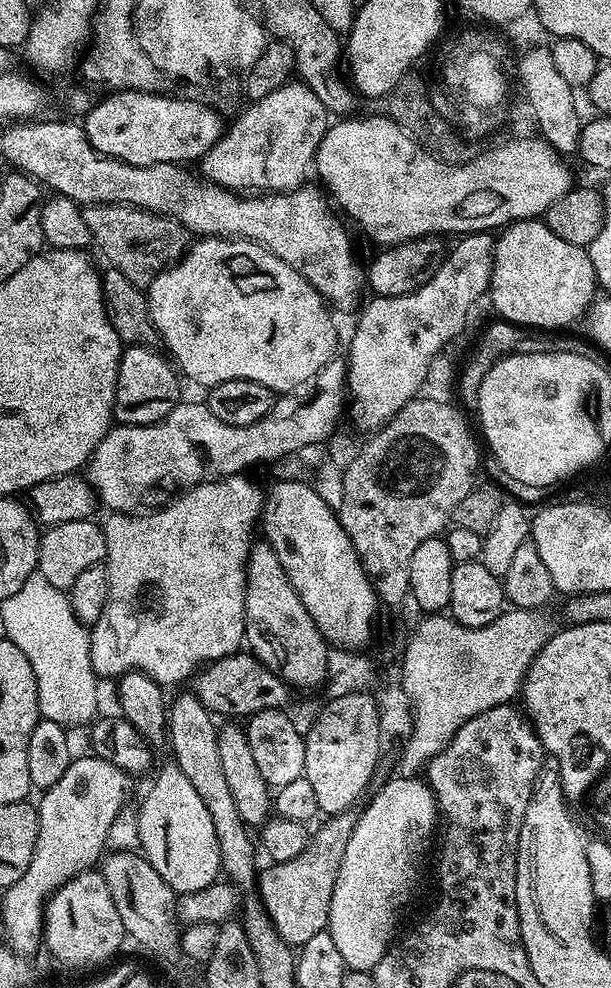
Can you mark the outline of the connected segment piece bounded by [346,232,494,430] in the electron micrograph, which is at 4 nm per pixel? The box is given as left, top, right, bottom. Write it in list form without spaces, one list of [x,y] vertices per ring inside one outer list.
[[[470,232],[459,237],[460,245],[452,253],[445,255],[436,265],[436,273],[422,287],[401,296],[372,296],[369,304],[355,317],[353,340],[346,346],[348,378],[346,392],[352,404],[352,416],[360,428],[379,430],[391,420],[406,402],[417,395],[428,376],[428,367],[436,360],[436,355],[451,342],[464,328],[464,319],[472,308],[472,303],[480,295],[487,293],[492,277],[493,237],[488,232]]]

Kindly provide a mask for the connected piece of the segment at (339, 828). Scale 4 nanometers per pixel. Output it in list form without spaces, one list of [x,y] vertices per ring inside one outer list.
[[[341,810],[329,815],[328,820],[317,832],[311,833],[308,845],[294,858],[269,863],[269,868],[259,873],[258,876],[258,899],[264,906],[273,927],[289,946],[299,946],[306,942],[306,938],[314,938],[314,934],[325,931],[328,926],[328,915],[330,914],[330,898],[334,892],[338,870],[342,862],[342,854],[346,850],[346,842],[350,838],[352,828],[356,824],[357,817],[351,816],[351,811]]]

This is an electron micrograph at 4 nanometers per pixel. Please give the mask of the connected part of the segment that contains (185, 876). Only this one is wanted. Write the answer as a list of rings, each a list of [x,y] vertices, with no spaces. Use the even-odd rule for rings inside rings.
[[[175,766],[164,768],[156,776],[152,789],[138,804],[139,851],[162,874],[162,878],[176,894],[202,890],[217,883],[221,875],[218,840],[214,834],[214,824],[210,810],[206,810],[198,790],[190,786],[186,774]]]

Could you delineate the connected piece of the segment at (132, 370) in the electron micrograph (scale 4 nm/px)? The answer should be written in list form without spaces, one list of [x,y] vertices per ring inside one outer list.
[[[128,346],[123,349],[120,369],[114,381],[116,385],[114,416],[121,425],[156,424],[159,420],[166,419],[170,410],[174,410],[182,400],[181,377],[177,369],[167,359],[164,361],[154,349],[140,347]]]

